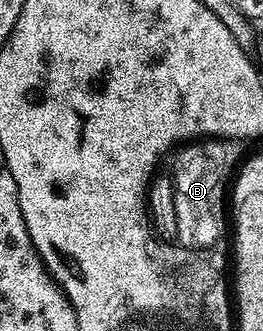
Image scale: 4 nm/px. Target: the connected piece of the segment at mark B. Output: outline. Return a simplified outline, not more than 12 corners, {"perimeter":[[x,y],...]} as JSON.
{"perimeter":[[203,138],[173,162],[176,243],[214,247],[242,141]]}

